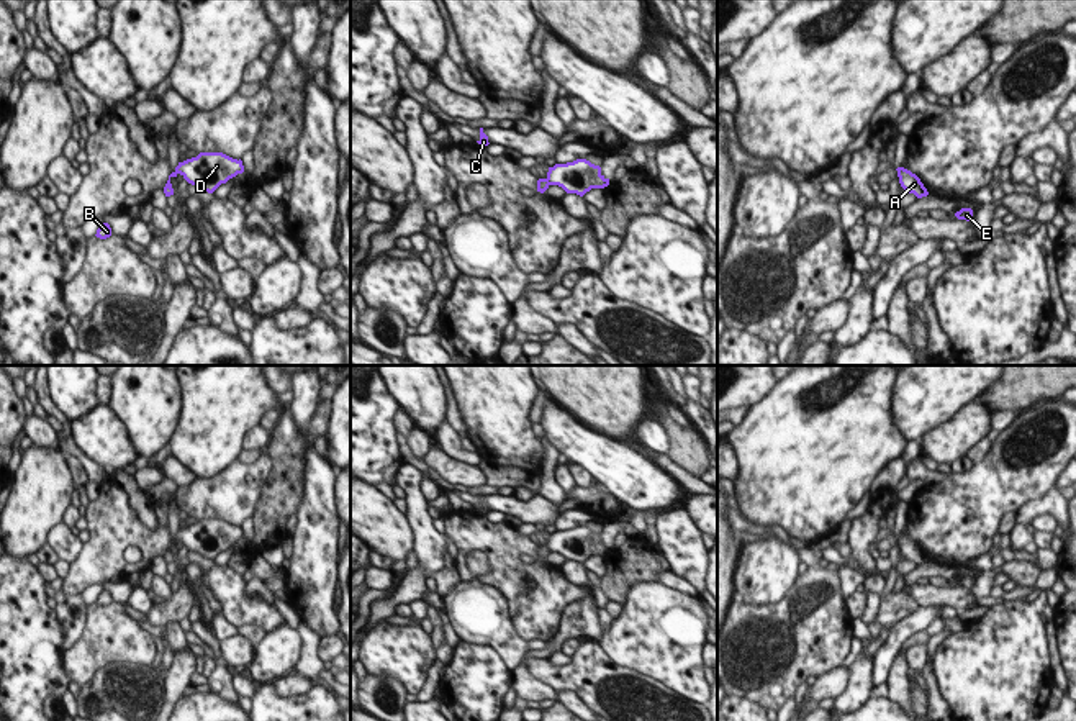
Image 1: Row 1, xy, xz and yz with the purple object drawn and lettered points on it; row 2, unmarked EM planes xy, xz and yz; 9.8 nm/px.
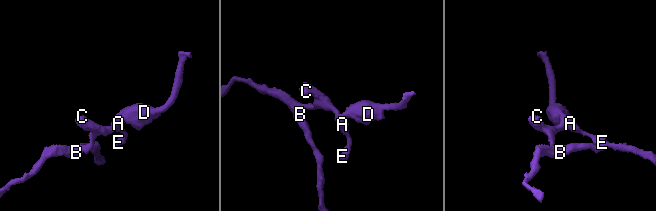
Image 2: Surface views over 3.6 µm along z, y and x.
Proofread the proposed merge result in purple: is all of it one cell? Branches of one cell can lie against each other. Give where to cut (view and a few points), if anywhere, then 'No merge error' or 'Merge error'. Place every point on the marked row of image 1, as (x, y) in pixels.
No split. No merge error.

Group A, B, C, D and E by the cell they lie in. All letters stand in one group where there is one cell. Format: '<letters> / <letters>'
A B C D E

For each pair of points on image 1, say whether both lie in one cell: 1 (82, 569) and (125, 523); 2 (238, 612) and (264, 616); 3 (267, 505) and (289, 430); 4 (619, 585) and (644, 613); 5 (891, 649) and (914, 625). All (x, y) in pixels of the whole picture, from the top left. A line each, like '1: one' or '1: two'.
1: one
2: one
3: one
4: two
5: one

